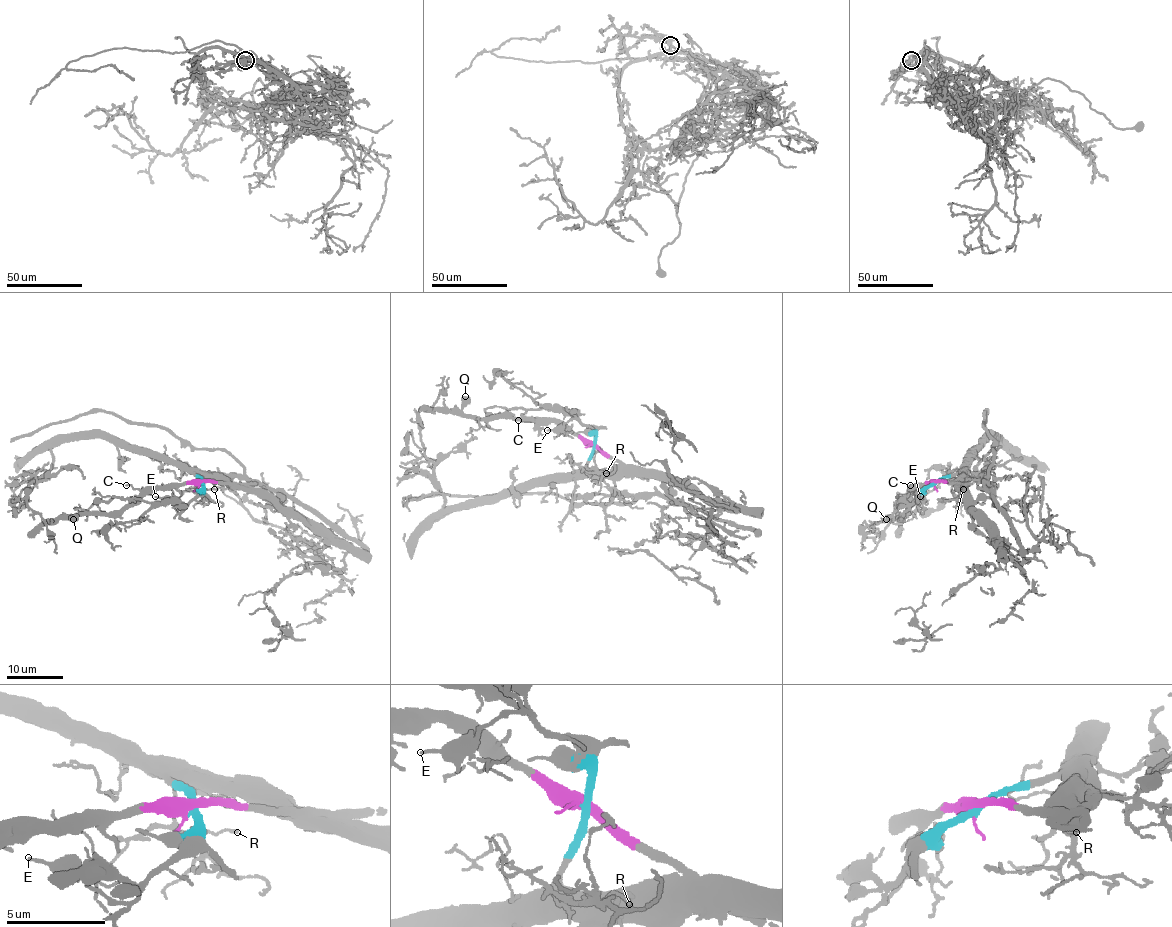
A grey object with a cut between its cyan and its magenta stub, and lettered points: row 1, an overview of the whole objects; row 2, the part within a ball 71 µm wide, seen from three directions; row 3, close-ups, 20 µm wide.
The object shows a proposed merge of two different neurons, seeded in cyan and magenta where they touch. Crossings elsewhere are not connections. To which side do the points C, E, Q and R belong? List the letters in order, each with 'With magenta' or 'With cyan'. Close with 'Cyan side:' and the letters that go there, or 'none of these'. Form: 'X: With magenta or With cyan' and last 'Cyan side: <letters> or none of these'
C: With magenta
E: With cyan
Q: With magenta
R: With cyan
Cyan side: E, R

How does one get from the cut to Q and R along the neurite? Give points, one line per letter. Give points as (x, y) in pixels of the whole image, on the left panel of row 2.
Q: (202, 482), (167, 484), (143, 492), (132, 504), (118, 511), (69, 516), (73, 519)
R: (202, 482), (195, 474), (195, 485), (200, 489), (214, 489)

